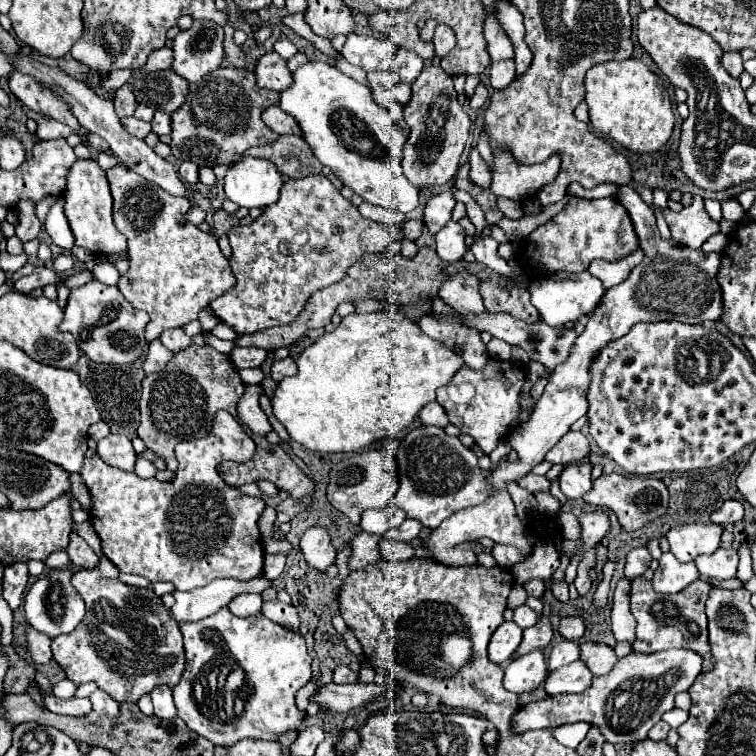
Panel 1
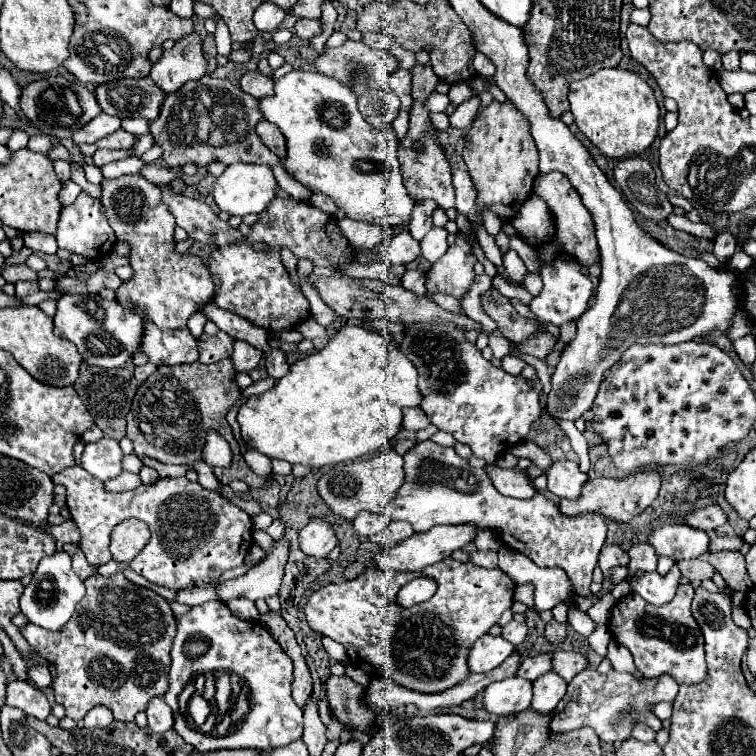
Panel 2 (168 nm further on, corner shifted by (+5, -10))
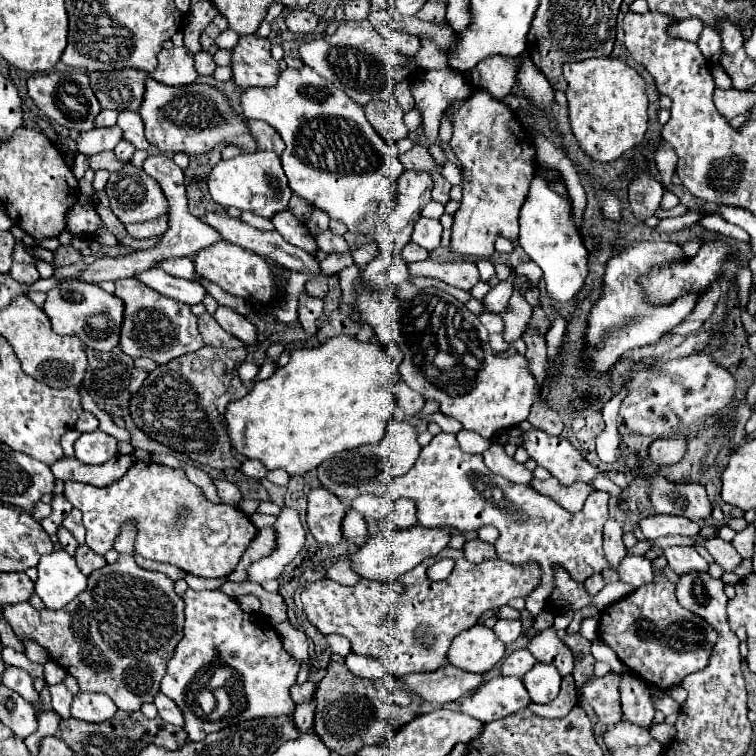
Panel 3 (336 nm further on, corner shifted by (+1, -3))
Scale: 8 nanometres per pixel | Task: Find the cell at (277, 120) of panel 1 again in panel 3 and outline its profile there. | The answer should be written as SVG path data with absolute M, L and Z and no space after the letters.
M247 121L247 127L249 127L249 133L253 135L255 143L259 149L265 149L265 151L273 151L277 155L283 153L285 149L285 143L281 141L281 137L277 135L275 129L271 129L271 125L265 125L261 121Z

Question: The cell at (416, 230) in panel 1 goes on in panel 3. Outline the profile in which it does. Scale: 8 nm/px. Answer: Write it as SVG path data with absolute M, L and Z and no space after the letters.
M407 243L407 245L405 245L403 255L405 255L405 261L407 261L407 263L415 263L415 261L425 261L425 259L429 259L429 251L427 251L427 249L421 249L419 245L413 245L413 243Z

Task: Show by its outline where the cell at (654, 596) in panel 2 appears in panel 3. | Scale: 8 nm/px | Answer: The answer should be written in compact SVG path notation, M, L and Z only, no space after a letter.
M637 555L623 557L617 567L617 573L619 573L621 581L625 581L633 587L641 587L653 579L651 561L647 561L645 557L637 557Z

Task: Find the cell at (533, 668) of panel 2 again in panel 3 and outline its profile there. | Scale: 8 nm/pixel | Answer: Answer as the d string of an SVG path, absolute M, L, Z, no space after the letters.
M527 649L513 651L509 657L505 657L501 665L501 675L507 677L523 677L537 661L533 661L533 655Z

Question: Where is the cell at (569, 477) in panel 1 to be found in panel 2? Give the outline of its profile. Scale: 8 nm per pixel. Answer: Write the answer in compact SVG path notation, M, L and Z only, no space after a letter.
M561 460L553 462L553 466L547 470L547 480L547 490L557 498L579 498L581 488L587 482L587 474L579 470L579 464L571 460Z

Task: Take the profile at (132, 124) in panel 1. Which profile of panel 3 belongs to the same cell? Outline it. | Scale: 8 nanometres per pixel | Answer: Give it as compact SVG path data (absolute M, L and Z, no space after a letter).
M109 127L109 129L91 129L87 133L79 133L77 137L77 149L83 155L93 155L99 151L111 151L121 141L121 129Z

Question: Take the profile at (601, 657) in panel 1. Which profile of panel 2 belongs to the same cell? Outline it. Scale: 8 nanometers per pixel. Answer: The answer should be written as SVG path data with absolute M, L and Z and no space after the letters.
M555 650L553 652L553 672L557 672L567 682L573 680L579 672L589 668L589 660L581 652L569 652L569 650Z

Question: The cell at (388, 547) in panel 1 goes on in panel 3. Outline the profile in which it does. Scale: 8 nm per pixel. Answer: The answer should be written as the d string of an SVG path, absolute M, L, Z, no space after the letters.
M341 559L341 561L333 563L327 569L327 579L335 581L335 583L341 583L341 585L355 585L359 581L359 577L353 571L349 571L349 561L347 559Z

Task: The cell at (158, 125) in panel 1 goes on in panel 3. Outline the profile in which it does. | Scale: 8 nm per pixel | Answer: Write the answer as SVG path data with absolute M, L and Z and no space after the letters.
M121 141L121 143L113 149L113 153L115 153L115 157L117 157L119 161L127 161L127 159L135 153L135 147L133 147L131 143L127 143L127 141Z

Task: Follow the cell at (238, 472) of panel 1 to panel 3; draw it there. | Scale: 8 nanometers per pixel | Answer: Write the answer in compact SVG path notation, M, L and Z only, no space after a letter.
M203 345L199 351L181 355L165 365L157 365L141 389L131 399L129 411L135 425L151 439L167 445L169 449L187 455L199 465L213 469L239 469L227 433L225 405L237 401L249 389L237 375L239 365L245 361L247 351Z

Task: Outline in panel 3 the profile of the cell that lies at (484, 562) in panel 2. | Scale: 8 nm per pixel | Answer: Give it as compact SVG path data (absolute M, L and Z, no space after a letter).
M471 539L463 545L463 553L465 553L467 561L481 563L481 561L487 561L487 559L495 557L495 547L489 545L489 543L483 543L481 539Z

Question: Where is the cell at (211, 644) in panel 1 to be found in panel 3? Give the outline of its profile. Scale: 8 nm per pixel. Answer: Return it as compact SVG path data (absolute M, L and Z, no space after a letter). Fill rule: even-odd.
M187 589L183 601L183 639L179 641L173 659L167 665L167 673L161 679L161 693L171 697L183 711L183 729L189 729L189 739L203 741L211 731L219 731L253 717L293 715L295 703L289 697L289 689L297 683L299 665L283 649L279 635L267 623L267 619L261 613L257 613L255 617L241 611L237 601L221 591ZM217 667L229 667L233 671L233 685L229 689L229 709L217 713L219 717L215 719L199 707L199 703L195 701L195 693L199 691L199 683L205 683Z

